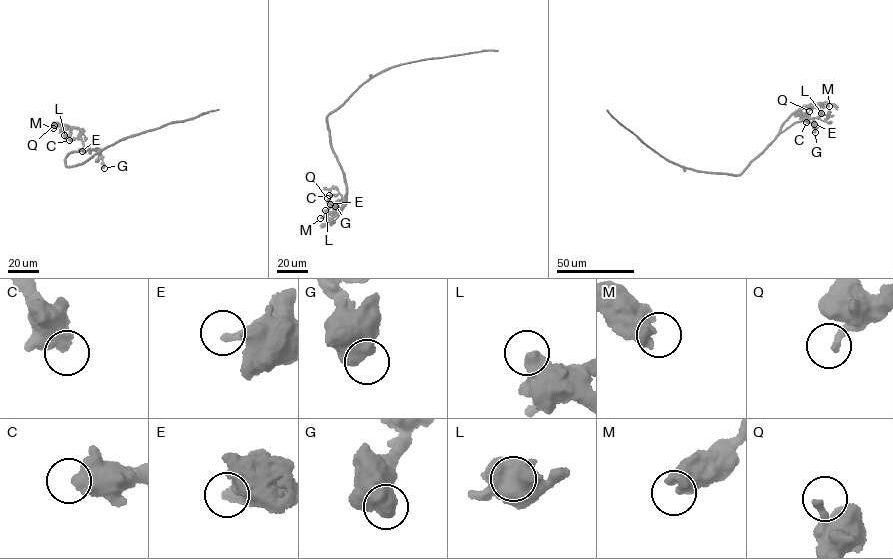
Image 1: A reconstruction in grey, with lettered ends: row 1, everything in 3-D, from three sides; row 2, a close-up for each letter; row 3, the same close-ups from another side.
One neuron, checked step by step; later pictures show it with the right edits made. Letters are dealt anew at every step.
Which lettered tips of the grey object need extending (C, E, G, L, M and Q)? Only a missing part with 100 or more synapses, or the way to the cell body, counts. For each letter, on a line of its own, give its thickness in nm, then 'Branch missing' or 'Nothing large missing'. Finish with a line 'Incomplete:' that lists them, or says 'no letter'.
C: Thickness 460 nm. Nothing large missing
E: Thickness 320 nm. Nothing large missing
G: Thickness 800 nm. Nothing large missing
L: Thickness 500 nm. Nothing large missing
M: Thickness 550 nm. Nothing large missing
Q: Thickness 240 nm. Nothing large missing
Incomplete: no letter

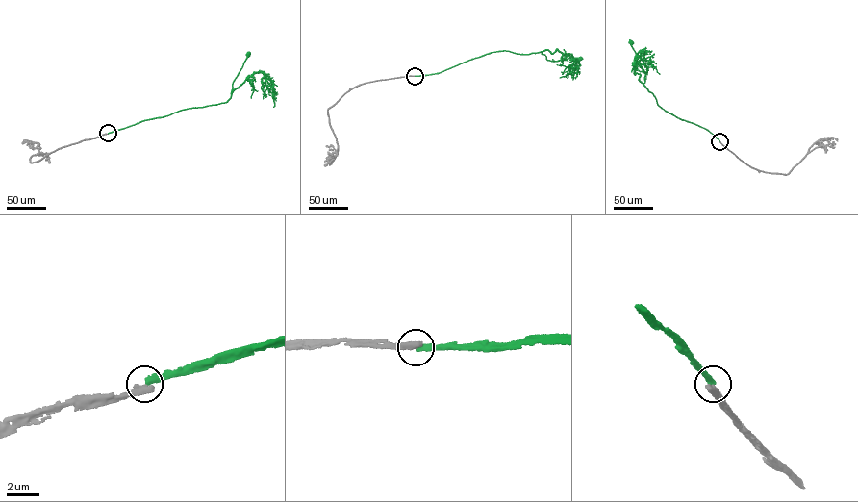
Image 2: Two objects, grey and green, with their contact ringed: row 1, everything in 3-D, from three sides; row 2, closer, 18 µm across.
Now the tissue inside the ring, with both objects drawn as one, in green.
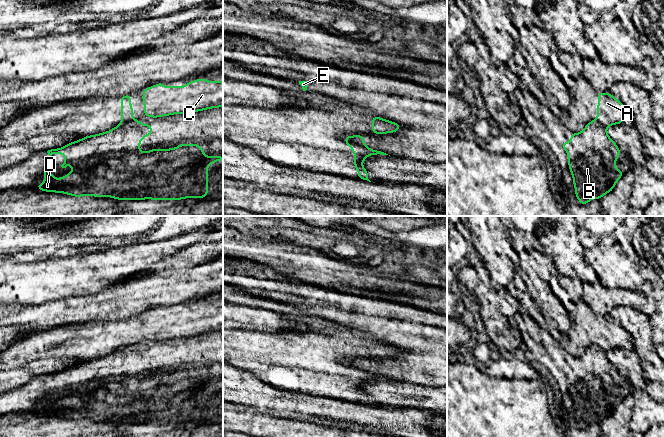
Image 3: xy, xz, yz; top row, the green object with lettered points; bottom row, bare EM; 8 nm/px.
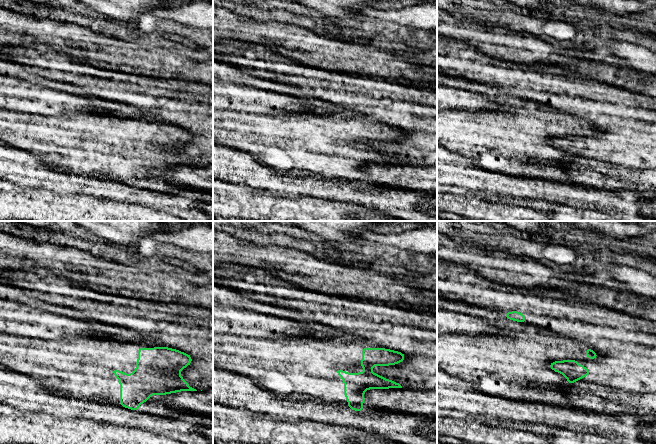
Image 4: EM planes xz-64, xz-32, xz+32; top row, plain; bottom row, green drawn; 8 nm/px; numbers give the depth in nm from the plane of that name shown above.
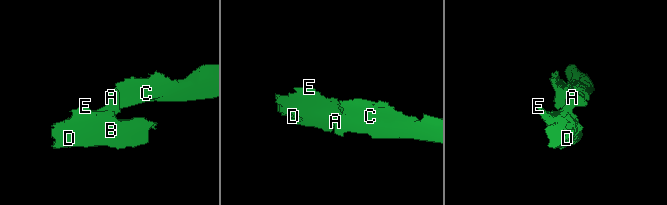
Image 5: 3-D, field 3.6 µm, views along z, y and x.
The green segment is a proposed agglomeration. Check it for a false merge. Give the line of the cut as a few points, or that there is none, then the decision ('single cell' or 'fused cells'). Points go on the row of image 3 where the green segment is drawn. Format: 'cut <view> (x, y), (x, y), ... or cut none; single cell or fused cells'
cut xz (345, 140), (366, 147); fused cells

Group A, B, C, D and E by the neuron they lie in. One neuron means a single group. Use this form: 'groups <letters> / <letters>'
groups A C / B D E

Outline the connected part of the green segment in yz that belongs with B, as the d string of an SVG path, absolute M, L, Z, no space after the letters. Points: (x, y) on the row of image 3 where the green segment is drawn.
M591 120L580 133L572 132L571 141L561 145L568 154L575 195L581 205L611 192L624 174L615 167L621 150L597 120Z

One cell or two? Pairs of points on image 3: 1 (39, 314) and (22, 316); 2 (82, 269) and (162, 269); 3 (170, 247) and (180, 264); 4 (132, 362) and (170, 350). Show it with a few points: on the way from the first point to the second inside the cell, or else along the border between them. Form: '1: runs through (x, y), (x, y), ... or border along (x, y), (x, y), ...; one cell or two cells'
1: runs through (35, 315), (26, 315); one cell
2: border along (171, 256), (165, 256), (147, 271), (129, 278); two cells
3: border along (194, 243), (165, 256), (153, 266); two cells
4: runs through (141, 362), (158, 362), (161, 359); one cell

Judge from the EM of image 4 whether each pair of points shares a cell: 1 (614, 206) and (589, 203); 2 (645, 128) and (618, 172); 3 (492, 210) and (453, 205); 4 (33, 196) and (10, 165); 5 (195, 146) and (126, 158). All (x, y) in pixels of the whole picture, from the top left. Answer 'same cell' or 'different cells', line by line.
1: same cell
2: different cells
3: same cell
4: different cells
5: different cells

